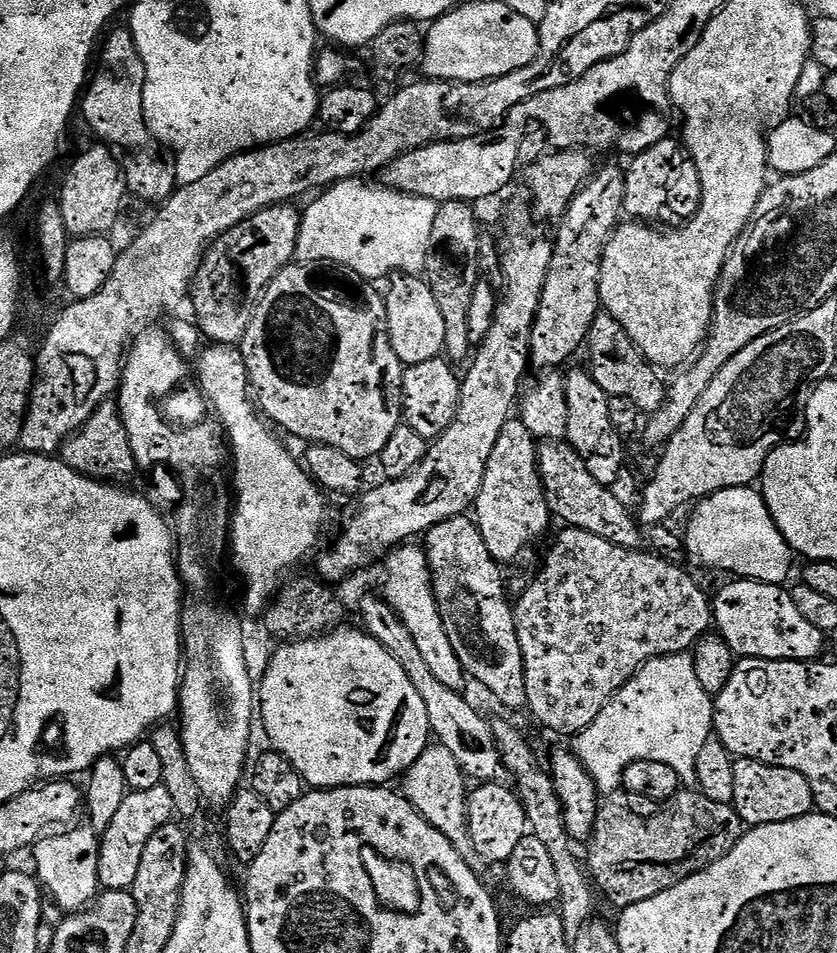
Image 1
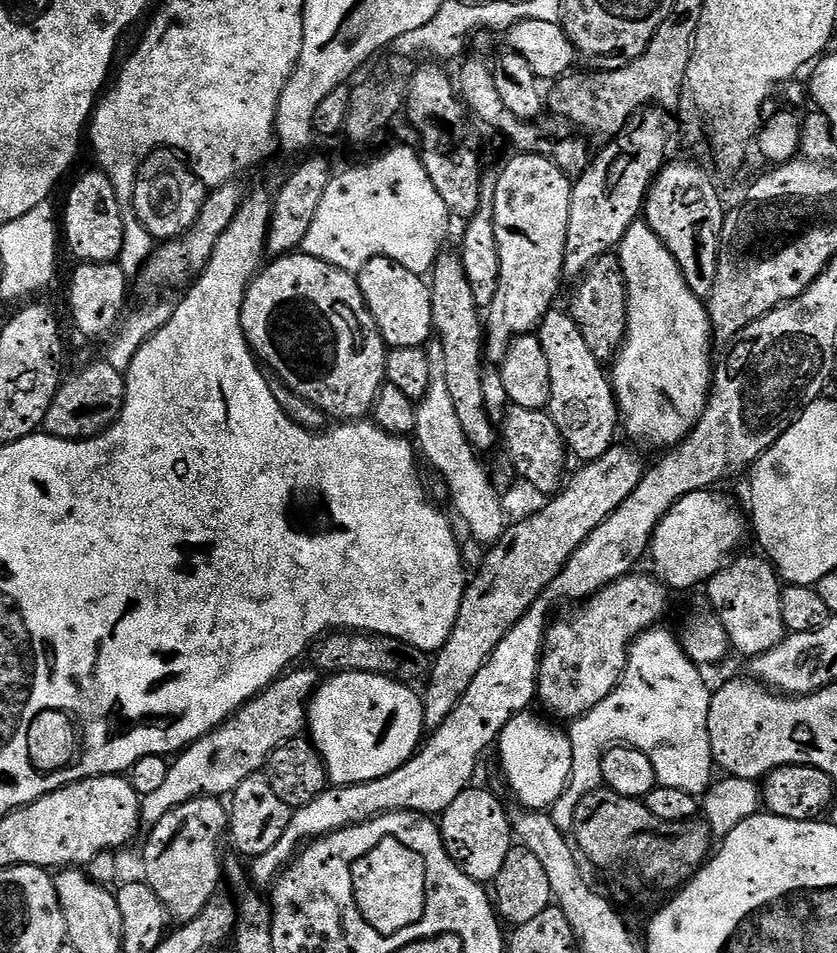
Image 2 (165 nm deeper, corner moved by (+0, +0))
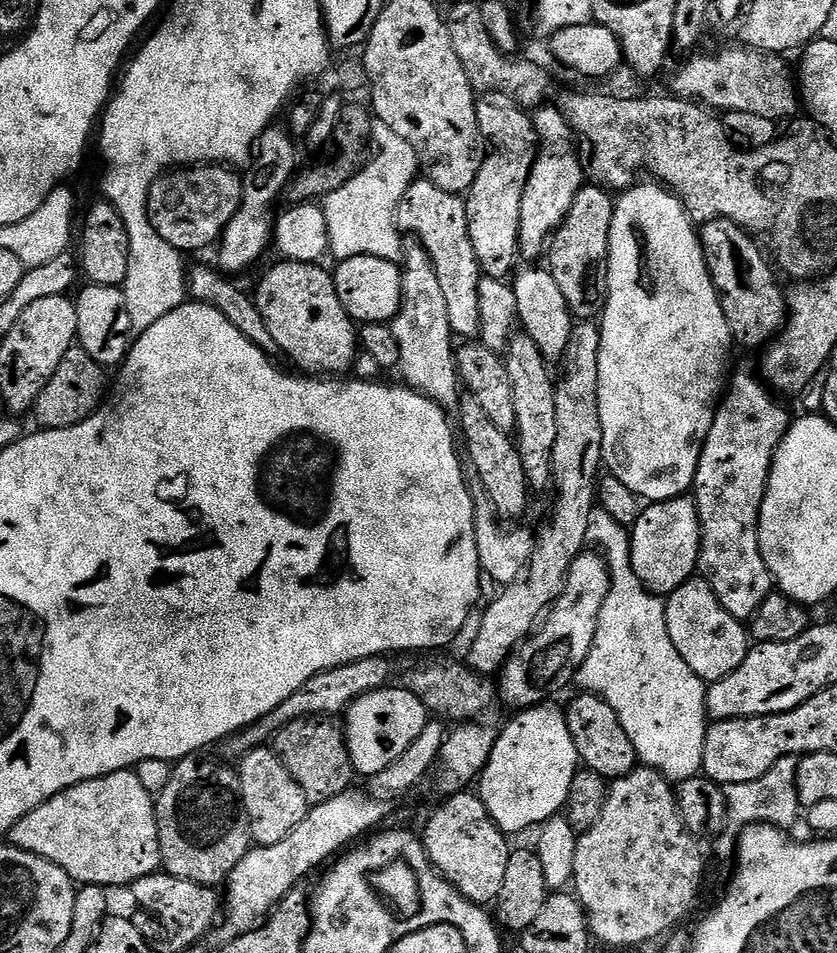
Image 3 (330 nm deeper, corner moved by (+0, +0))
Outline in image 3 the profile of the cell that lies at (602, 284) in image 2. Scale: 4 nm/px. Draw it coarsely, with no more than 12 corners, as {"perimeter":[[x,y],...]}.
{"perimeter":[[580,188],[546,267],[580,322],[608,300],[613,197]]}

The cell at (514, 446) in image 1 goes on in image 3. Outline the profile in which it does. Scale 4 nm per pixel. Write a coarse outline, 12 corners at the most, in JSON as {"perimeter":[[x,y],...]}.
{"perimeter":[[409,184],[396,223],[430,254],[453,337],[480,334],[463,195]]}

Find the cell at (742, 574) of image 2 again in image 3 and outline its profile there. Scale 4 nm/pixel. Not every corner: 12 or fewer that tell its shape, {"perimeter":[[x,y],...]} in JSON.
{"perimeter":[[730,376],[698,462],[698,572],[736,620],[773,595],[760,507],[790,415]]}

